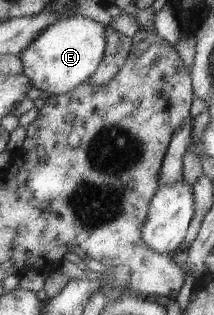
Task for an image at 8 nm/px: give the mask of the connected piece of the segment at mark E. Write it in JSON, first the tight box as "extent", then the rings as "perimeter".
{"extent":[20,16,108,96],"perimeter":[[[65,16],[50,24],[32,44],[20,54],[24,64],[22,73],[31,83],[31,87],[42,90],[47,95],[61,96],[74,88],[89,82],[104,60],[106,52],[106,33],[108,28],[96,20],[82,16]]]}

